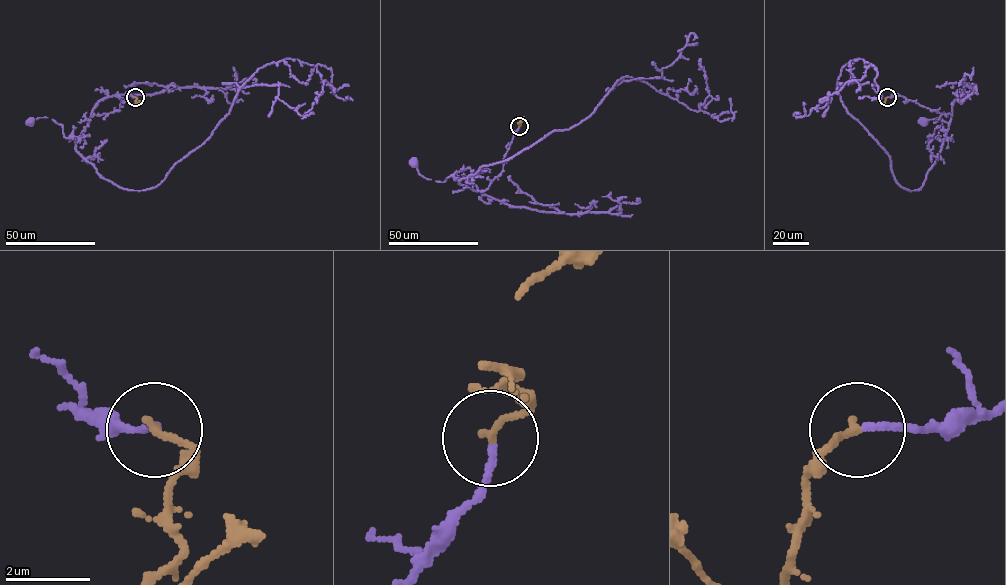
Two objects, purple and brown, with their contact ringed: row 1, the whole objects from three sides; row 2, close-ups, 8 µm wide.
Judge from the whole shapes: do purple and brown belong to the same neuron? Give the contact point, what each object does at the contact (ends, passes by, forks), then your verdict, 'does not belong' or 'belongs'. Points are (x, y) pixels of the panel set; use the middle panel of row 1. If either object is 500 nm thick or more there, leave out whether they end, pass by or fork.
place (519, 126); purple ends; brown ends; belongs

